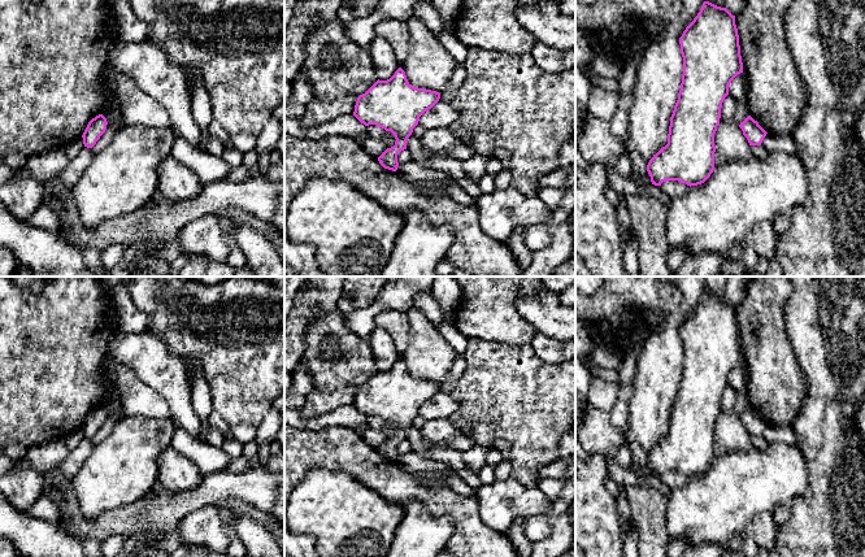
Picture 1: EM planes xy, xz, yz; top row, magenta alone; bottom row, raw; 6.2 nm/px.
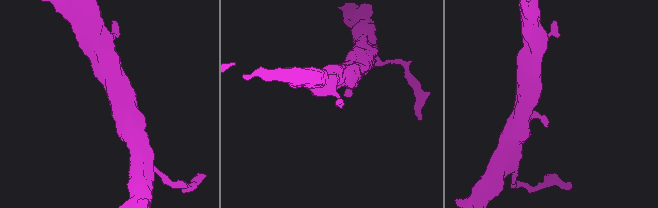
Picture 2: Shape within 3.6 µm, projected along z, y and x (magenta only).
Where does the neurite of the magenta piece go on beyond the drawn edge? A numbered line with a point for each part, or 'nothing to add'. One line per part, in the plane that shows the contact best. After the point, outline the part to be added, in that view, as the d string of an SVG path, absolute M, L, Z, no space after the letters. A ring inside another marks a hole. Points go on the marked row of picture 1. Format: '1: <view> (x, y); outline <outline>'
nothing to add

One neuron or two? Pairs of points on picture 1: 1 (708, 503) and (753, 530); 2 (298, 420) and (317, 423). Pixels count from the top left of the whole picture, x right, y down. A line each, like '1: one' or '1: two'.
1: two
2: one

